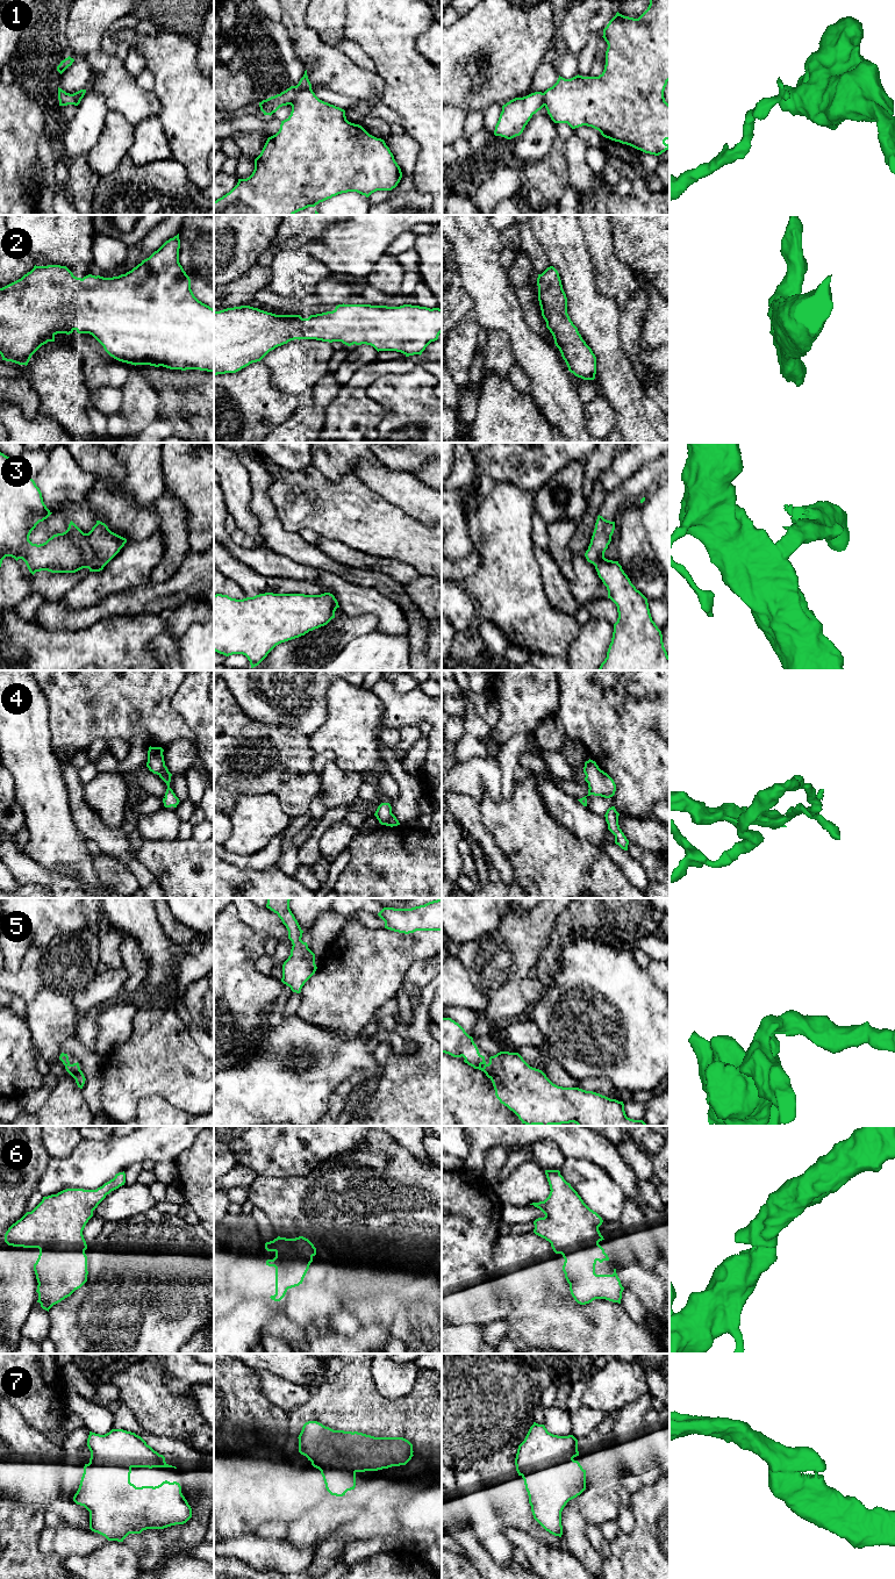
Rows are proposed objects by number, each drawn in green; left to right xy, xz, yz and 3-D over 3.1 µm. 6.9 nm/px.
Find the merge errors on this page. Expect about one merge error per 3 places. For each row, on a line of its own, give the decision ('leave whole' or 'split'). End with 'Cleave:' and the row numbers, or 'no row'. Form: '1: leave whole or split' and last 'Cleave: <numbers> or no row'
1: split
2: leave whole
3: split
4: split
5: leave whole
6: leave whole
7: leave whole
Cleave: 1, 3, 4

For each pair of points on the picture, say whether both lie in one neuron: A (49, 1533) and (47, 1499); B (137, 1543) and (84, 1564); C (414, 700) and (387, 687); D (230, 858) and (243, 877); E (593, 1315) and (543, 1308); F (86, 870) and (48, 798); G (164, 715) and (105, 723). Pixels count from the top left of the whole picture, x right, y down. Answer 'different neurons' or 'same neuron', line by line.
A: different neurons
B: different neurons
C: same neuron
D: different neurons
E: same neuron
F: same neuron
G: same neuron

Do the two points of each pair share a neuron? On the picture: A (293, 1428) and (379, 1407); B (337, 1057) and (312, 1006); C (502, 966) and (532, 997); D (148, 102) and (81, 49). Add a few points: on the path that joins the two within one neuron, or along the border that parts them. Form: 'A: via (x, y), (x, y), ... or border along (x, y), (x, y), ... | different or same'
A: via (314, 1409), (320, 1407), (357, 1407) | same
B: border along (299, 1016), (327, 1032) | different
C: border along (525, 976), (521, 984), (521, 992), (530, 1006) | different
D: via (131, 95), (98, 62) | same

